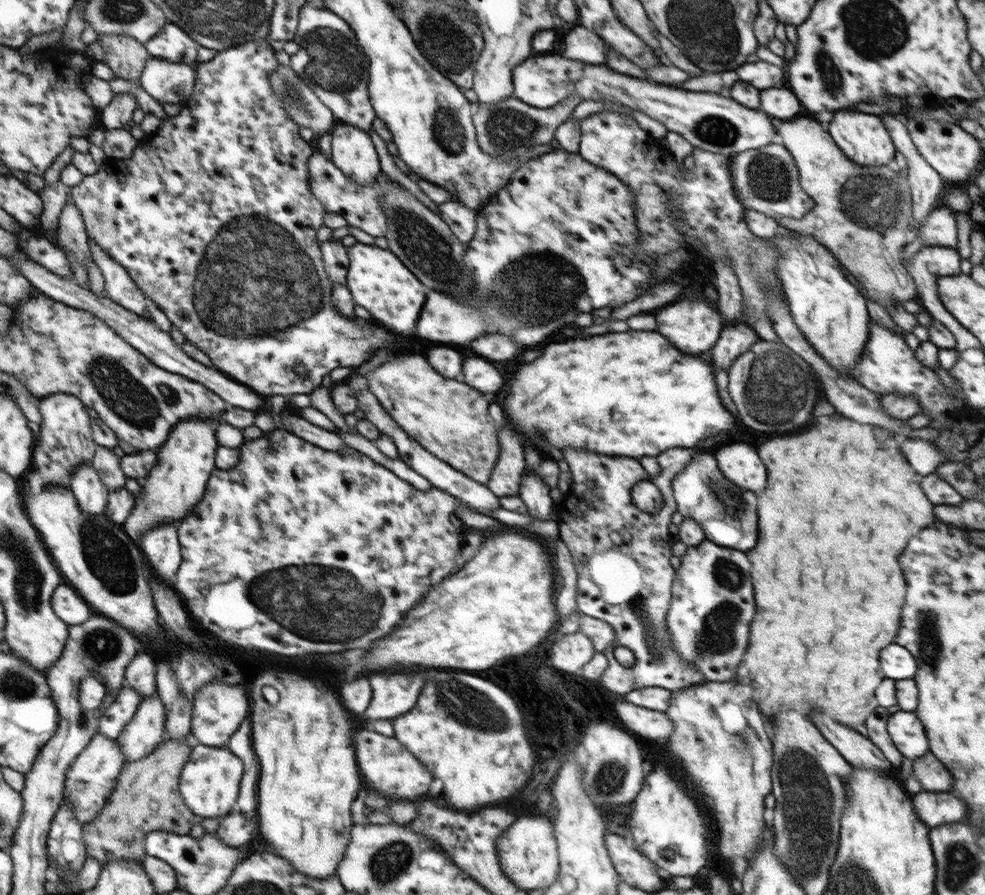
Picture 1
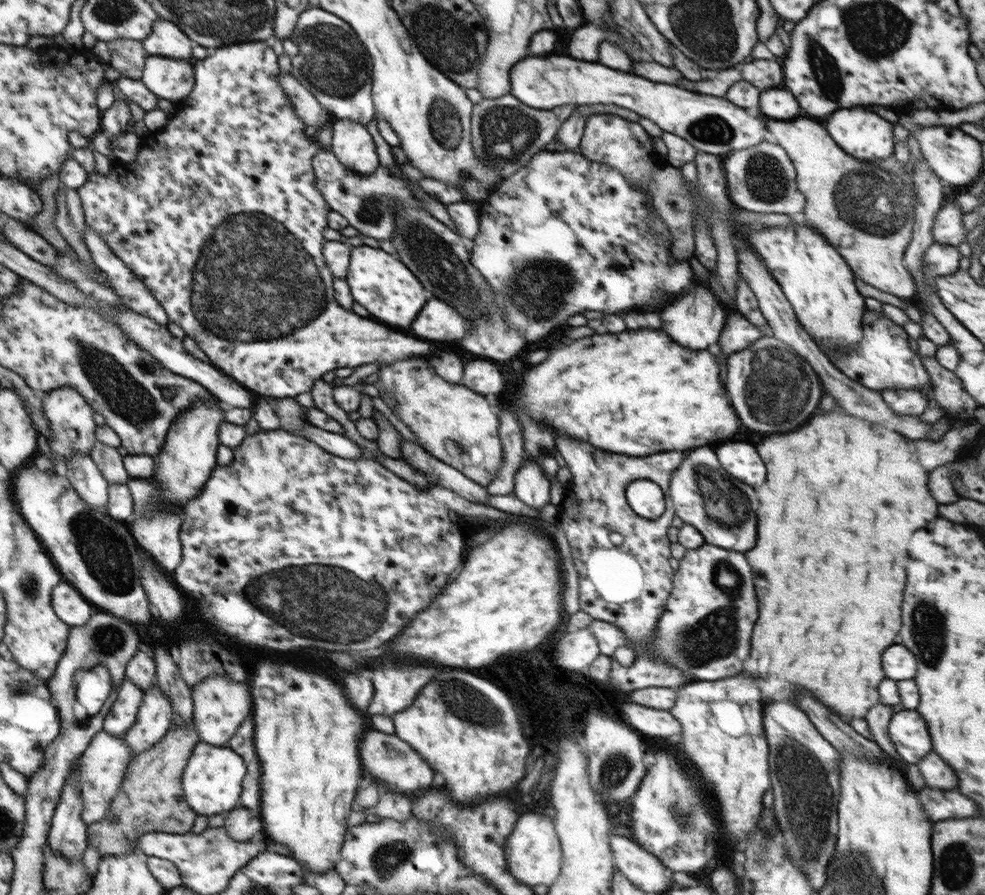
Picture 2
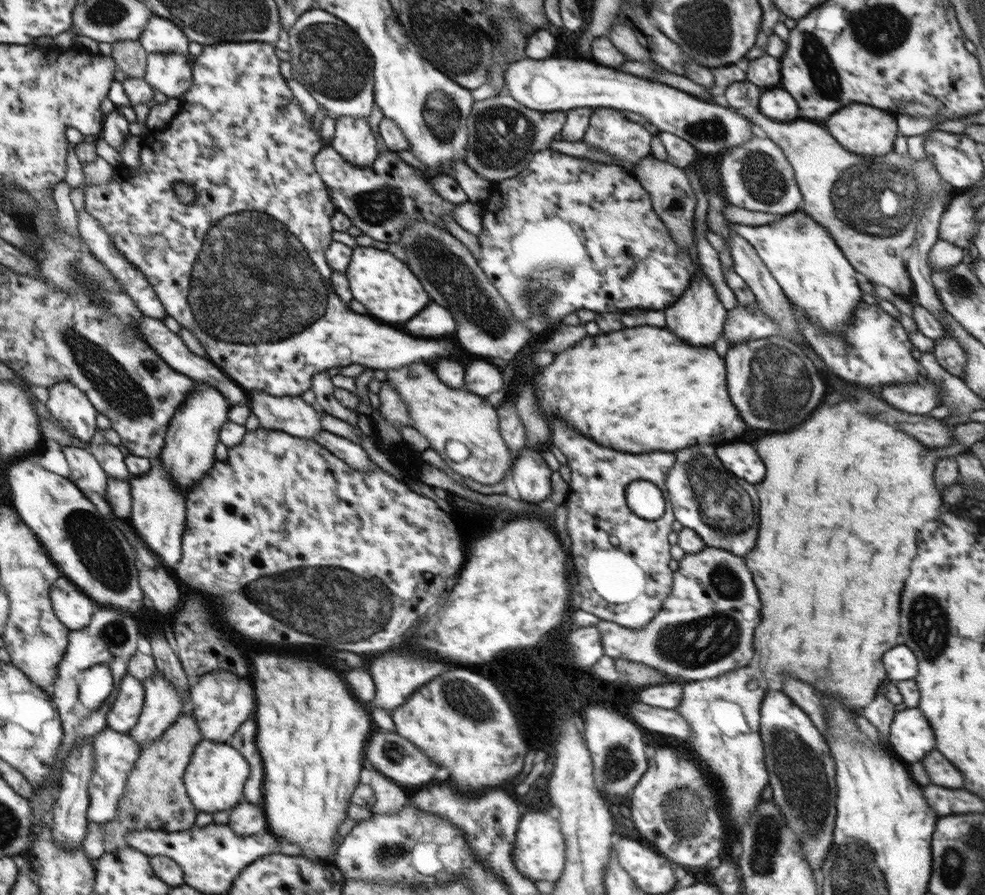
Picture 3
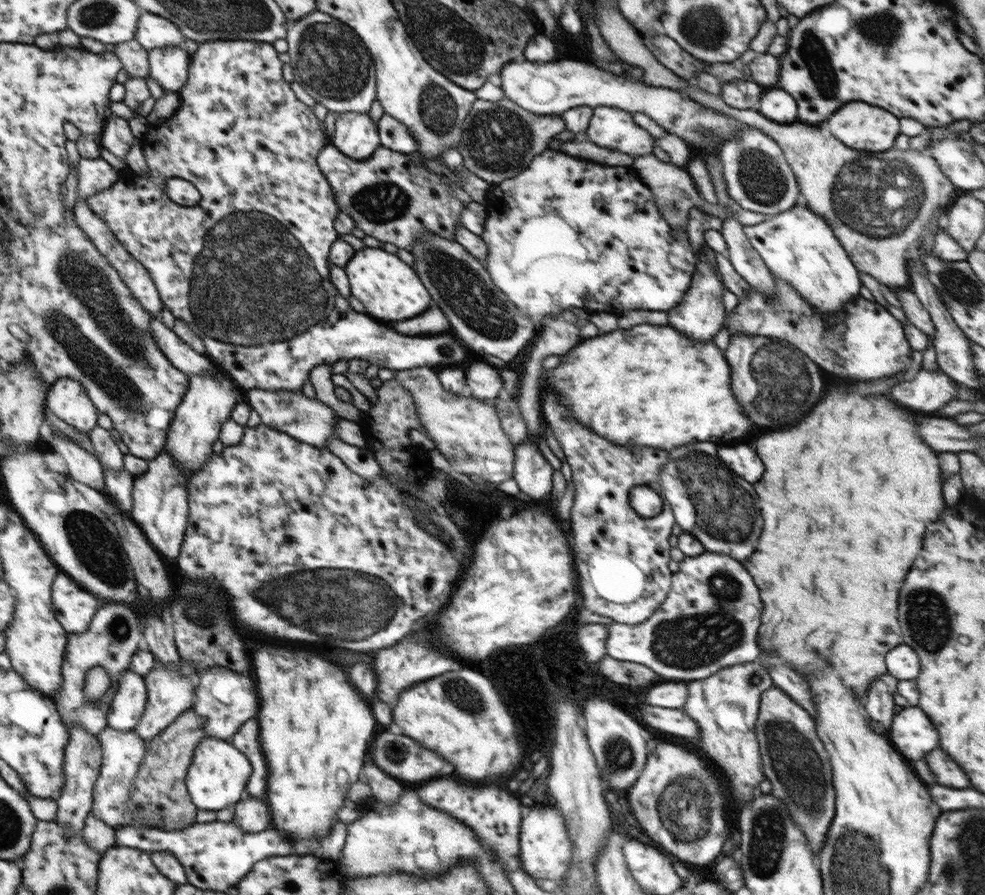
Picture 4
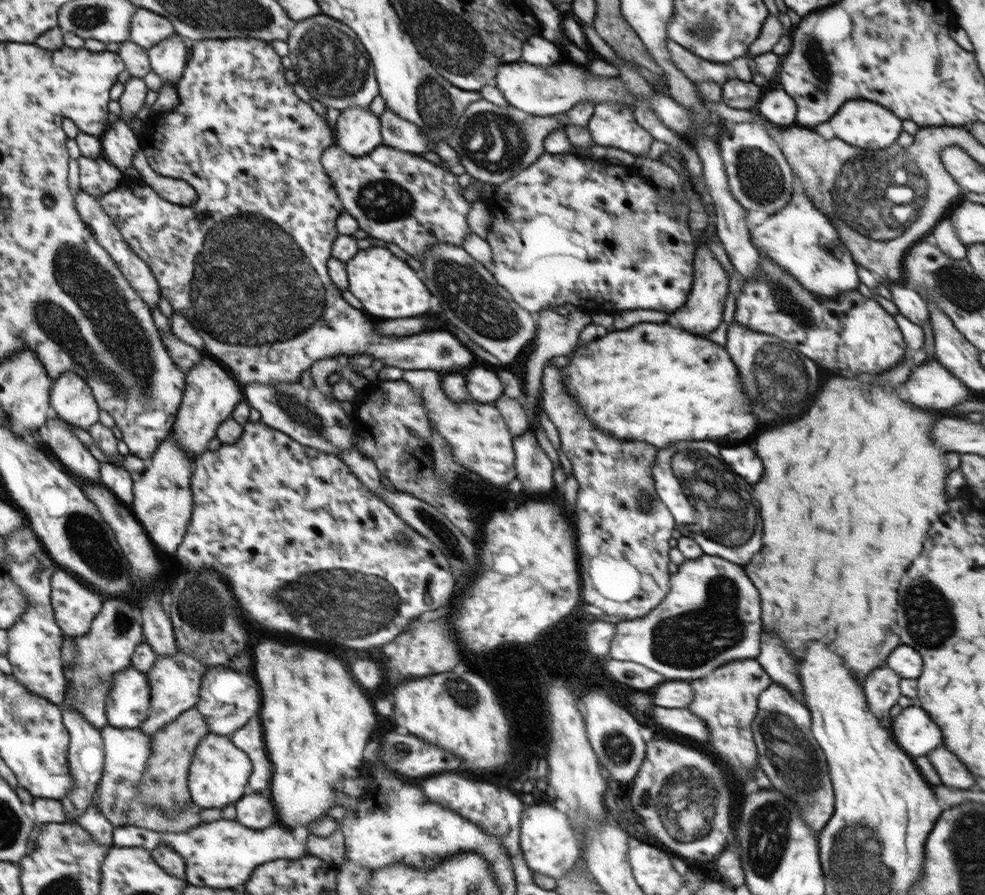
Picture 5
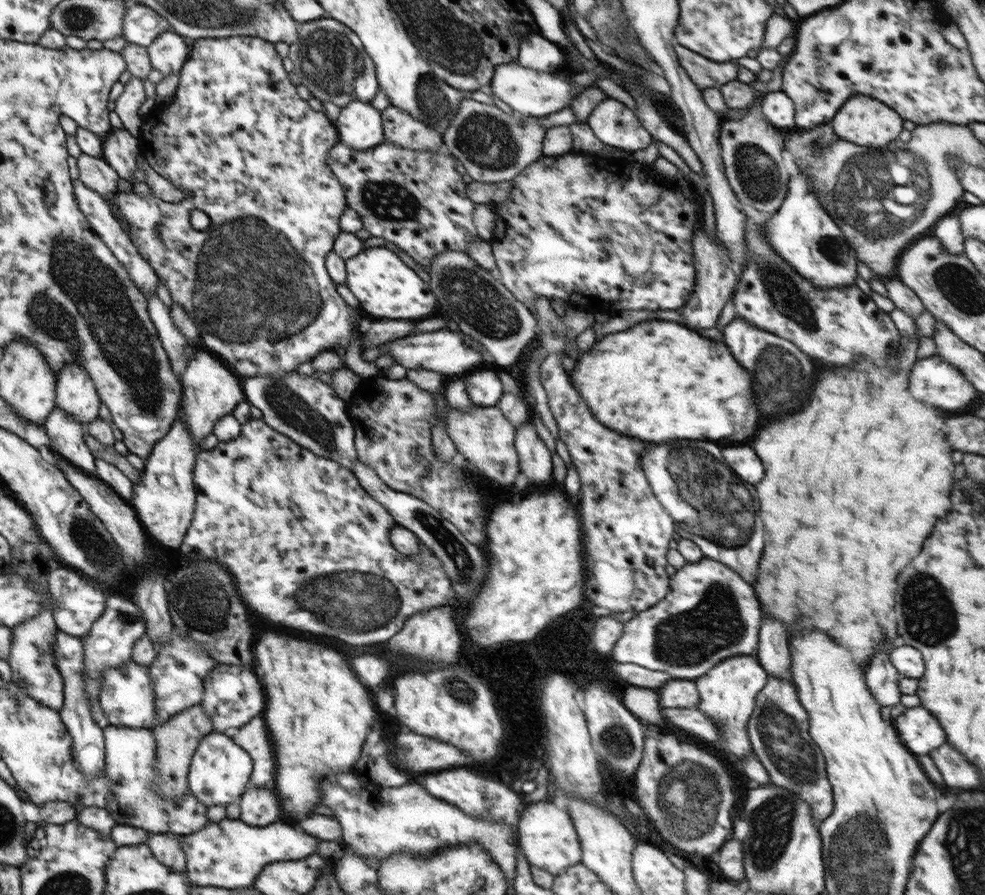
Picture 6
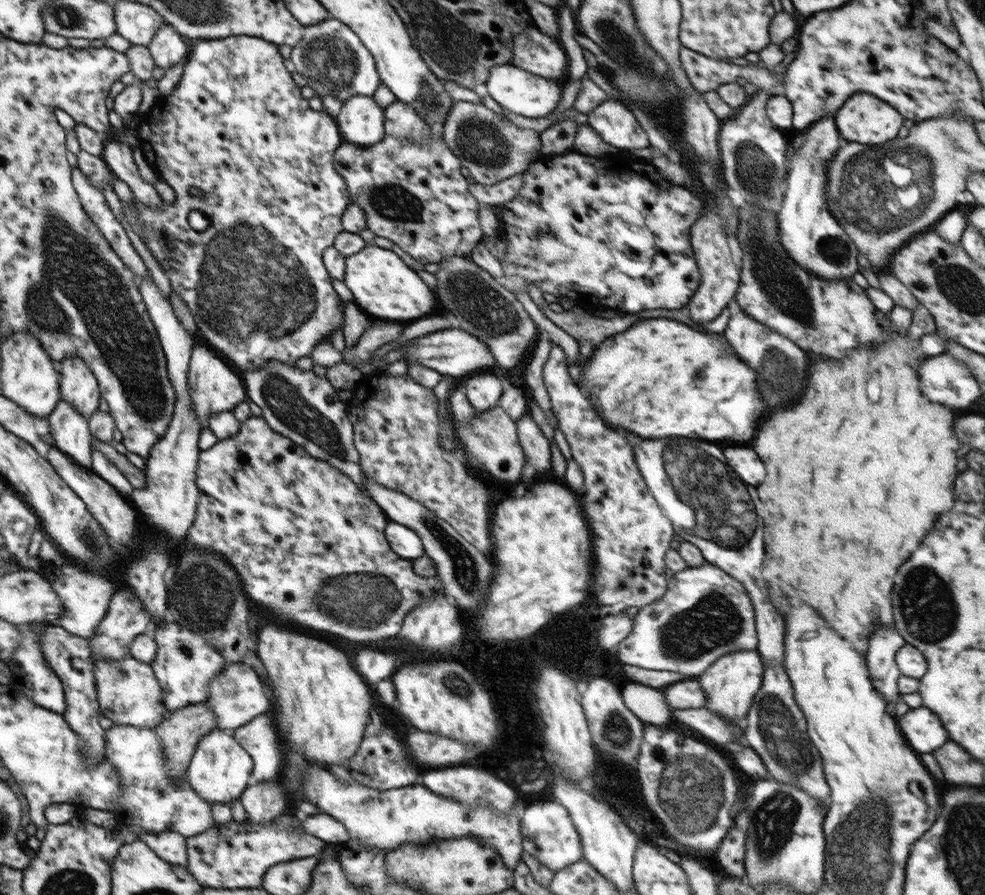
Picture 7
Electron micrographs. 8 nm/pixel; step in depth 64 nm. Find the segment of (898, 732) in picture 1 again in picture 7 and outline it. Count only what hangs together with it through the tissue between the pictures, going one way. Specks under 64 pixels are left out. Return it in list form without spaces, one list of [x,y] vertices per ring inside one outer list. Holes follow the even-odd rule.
[[[924,706],[897,717],[908,744],[916,752],[934,752],[948,742],[948,732],[934,712]]]

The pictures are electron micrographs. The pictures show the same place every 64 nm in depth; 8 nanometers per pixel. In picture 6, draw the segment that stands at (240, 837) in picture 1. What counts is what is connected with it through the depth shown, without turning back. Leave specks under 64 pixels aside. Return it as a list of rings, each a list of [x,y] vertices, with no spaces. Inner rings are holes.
[[[272,785],[253,787],[243,794],[240,804],[240,820],[248,825],[263,827],[282,820],[282,803]]]

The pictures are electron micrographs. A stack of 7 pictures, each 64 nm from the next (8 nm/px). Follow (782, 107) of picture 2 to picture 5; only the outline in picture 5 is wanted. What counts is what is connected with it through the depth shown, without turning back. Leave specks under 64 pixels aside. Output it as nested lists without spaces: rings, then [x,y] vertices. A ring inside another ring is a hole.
[[[775,88],[761,96],[758,114],[774,125],[794,125],[797,115],[796,102],[786,91]]]

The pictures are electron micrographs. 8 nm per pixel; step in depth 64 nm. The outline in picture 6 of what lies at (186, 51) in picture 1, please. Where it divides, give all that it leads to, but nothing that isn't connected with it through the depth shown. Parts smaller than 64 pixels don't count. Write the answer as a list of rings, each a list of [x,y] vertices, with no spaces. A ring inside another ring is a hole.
[[[126,2],[127,11],[123,17],[124,36],[127,42],[137,44],[146,48],[150,48],[151,44],[155,42],[156,38],[164,34],[164,31],[171,30],[168,22],[152,8],[142,4],[134,4]]]

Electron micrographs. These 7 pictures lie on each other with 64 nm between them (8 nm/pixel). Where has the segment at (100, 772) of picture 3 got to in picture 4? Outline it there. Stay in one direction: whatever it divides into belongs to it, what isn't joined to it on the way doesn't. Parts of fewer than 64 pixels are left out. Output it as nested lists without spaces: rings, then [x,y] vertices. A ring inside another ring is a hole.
[[[108,725],[97,735],[102,745],[102,764],[100,774],[94,784],[92,815],[104,821],[110,826],[117,826],[122,822],[131,822],[131,814],[126,811],[126,802],[129,802],[132,789],[132,780],[138,774],[140,766],[143,766],[144,754],[146,754],[147,742],[132,731],[120,731]]]

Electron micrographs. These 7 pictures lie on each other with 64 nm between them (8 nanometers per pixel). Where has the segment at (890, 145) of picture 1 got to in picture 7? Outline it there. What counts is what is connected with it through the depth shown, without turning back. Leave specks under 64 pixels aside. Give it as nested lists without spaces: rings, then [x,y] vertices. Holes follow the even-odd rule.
[[[867,92],[852,95],[834,114],[836,127],[842,137],[853,143],[869,145],[884,144],[898,137],[904,119],[892,105]]]

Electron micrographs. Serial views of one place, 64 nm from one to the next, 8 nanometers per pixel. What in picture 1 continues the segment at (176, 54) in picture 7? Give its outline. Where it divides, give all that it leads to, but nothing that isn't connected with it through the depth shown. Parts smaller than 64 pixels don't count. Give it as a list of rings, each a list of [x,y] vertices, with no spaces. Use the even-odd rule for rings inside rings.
[[[151,57],[143,68],[140,86],[160,104],[185,104],[194,94],[194,67],[178,61]]]

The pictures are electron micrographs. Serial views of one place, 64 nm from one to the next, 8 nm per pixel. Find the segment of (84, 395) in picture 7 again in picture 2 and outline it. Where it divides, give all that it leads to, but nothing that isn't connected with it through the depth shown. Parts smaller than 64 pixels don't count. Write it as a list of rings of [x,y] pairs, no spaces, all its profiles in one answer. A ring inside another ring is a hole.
[[[60,387],[48,392],[48,397],[42,400],[44,415],[51,426],[51,434],[46,435],[49,448],[55,458],[69,460],[73,454],[85,454],[88,456],[91,449],[95,447],[96,424],[94,424],[94,410],[92,404],[84,399],[82,393],[72,387]]]

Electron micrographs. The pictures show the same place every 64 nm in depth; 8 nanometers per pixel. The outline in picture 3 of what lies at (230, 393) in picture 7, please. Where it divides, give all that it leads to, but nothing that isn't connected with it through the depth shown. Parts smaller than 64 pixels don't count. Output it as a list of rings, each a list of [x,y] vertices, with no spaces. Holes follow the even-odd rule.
[[[196,381],[196,390],[188,395],[183,406],[175,412],[170,430],[166,435],[166,448],[158,457],[166,469],[170,471],[175,486],[187,494],[188,489],[195,486],[204,475],[208,474],[215,464],[215,449],[219,443],[221,426],[230,420],[228,412],[231,410],[228,397],[224,397],[216,387]]]

